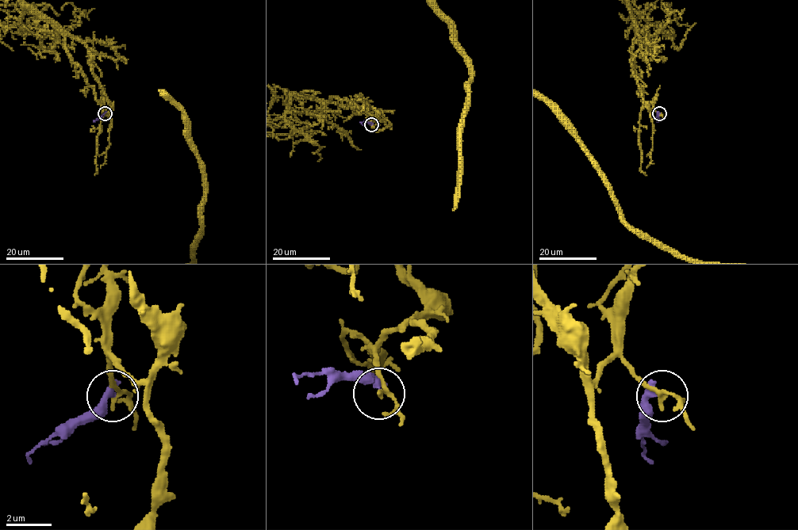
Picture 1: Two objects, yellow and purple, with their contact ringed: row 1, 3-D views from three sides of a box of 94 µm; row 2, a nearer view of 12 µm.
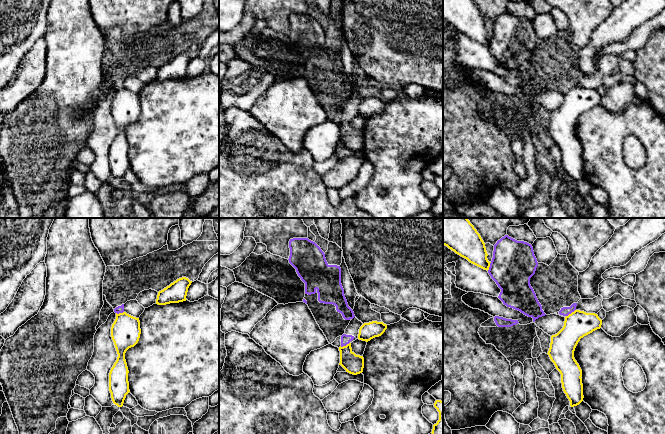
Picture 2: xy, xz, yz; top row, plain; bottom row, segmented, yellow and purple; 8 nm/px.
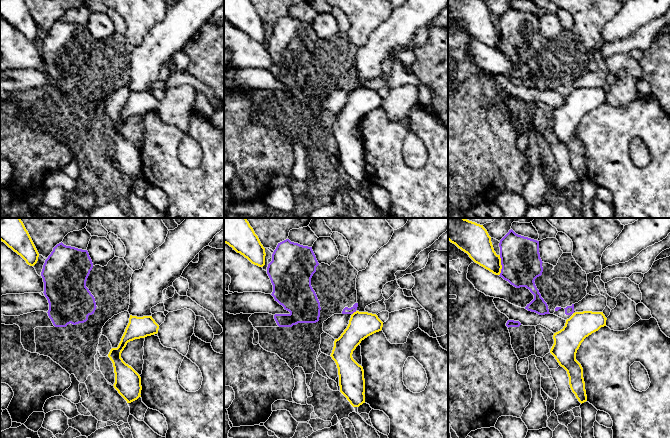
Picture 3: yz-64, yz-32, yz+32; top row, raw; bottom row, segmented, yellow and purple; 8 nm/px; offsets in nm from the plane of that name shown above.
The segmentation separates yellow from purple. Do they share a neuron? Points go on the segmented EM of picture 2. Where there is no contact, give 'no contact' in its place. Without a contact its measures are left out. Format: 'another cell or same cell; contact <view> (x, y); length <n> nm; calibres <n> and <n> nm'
another cell; contact yz (571, 313); length 100 nm; calibres 220 and 80 nm

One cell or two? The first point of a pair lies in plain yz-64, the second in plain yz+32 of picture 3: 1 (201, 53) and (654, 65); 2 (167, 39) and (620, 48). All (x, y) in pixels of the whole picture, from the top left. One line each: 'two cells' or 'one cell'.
1: one cell
2: two cells

